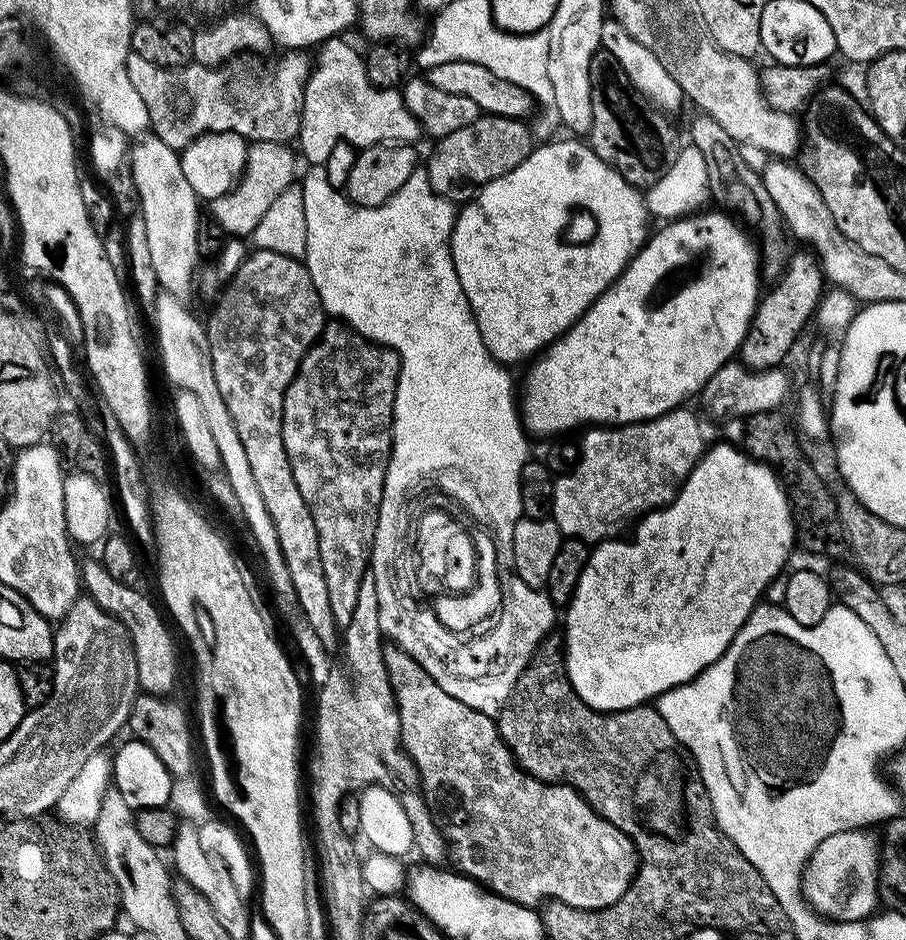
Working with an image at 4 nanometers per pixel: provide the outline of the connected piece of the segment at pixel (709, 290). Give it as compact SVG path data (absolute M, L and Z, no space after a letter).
M709 210L701 211L699 214L693 214L690 216L685 216L678 220L673 220L671 222L665 223L663 226L660 226L660 229L653 231L651 235L649 235L648 239L644 241L644 247L637 252L636 256L633 260L629 262L626 267L624 267L624 272L621 276L615 280L615 282L606 289L595 302L586 309L584 315L580 317L579 320L575 320L572 324L572 327L568 329L567 332L564 333L563 336L559 336L557 340L553 340L551 344L548 345L547 348L544 349L543 352L539 353L527 365L528 373L524 376L524 388L522 384L522 395L518 400L518 411L522 417L522 423L527 429L529 433L537 432L540 436L548 436L547 438L555 437L557 434L568 434L568 431L571 430L575 424L584 424L583 426L619 426L621 424L639 424L642 420L652 420L656 416L661 416L662 414L666 414L672 408L679 408L685 402L688 402L688 399L695 397L697 393L699 393L700 389L706 386L706 382L711 378L712 375L722 367L723 364L729 363L739 353L740 347L742 346L742 342L746 338L746 334L748 333L748 327L750 326L750 322L752 321L753 314L756 313L756 305L758 303L758 297L761 295L762 287L760 288L760 284L762 285L762 277L761 277L761 249L758 247L757 241L751 240L750 237L747 236L746 233L743 232L742 229L739 228L738 225L735 224L733 217L729 215L727 211L724 210L715 210L716 212L708 212Z

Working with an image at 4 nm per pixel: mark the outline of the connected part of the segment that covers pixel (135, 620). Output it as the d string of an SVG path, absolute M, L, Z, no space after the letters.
M92 558L79 565L80 579L85 593L101 608L108 612L115 620L120 621L128 629L128 636L132 640L132 649L138 662L138 678L141 689L153 696L164 696L176 684L176 648L172 645L172 636L166 625L160 621L161 609L152 605L148 596L143 596L136 586L129 586L110 578L106 574L104 565L99 559Z

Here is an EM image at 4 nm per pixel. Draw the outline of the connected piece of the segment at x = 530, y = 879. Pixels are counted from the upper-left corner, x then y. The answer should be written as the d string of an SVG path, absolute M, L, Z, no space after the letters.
M388 642L384 644L384 656L394 698L397 700L398 718L401 719L401 746L409 758L413 760L414 766L417 767L420 774L419 790L438 817L438 823L443 831L447 847L450 852L452 848L452 856L456 859L457 865L455 867L463 875L476 880L479 885L489 892L496 893L503 899L512 900L514 903L522 905L536 906L539 905L537 904L539 900L542 900L541 902L566 903L578 908L603 909L608 908L612 903L618 902L627 888L631 886L633 877L636 875L638 859L635 842L618 825L603 820L575 788L559 782L538 780L534 776L525 774L524 770L518 767L516 761L513 760L512 752L502 742L500 732L496 728L495 719L487 716L482 710L466 706L466 702L458 701L452 694L446 694L434 678L406 650L395 643Z

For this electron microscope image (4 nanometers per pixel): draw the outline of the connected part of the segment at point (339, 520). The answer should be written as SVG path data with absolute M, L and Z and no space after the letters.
M328 322L325 323L323 334L316 339L312 349L302 358L302 362L284 395L282 446L286 448L286 458L290 458L290 470L294 474L294 482L298 482L298 490L302 493L302 502L306 502L306 506L314 518L314 530L318 530L318 550L322 550L322 570L326 574L326 590L330 590L330 610L334 610L334 622L337 629L340 630L344 630L351 622L363 575L370 570L369 549L374 542L374 534L378 526L378 510L382 502L388 456L392 452L392 407L396 397L396 383L399 373L400 359L393 348L385 348L383 344L372 343L364 336L359 336L354 329L343 322Z

